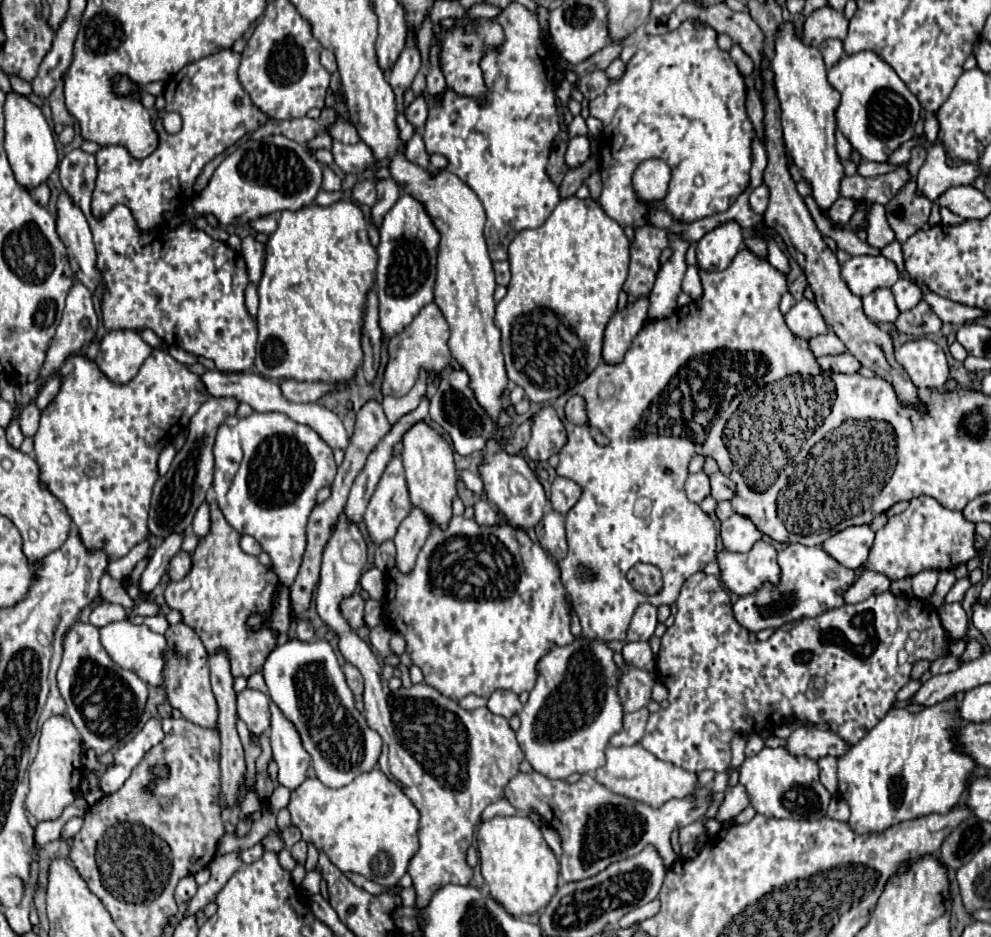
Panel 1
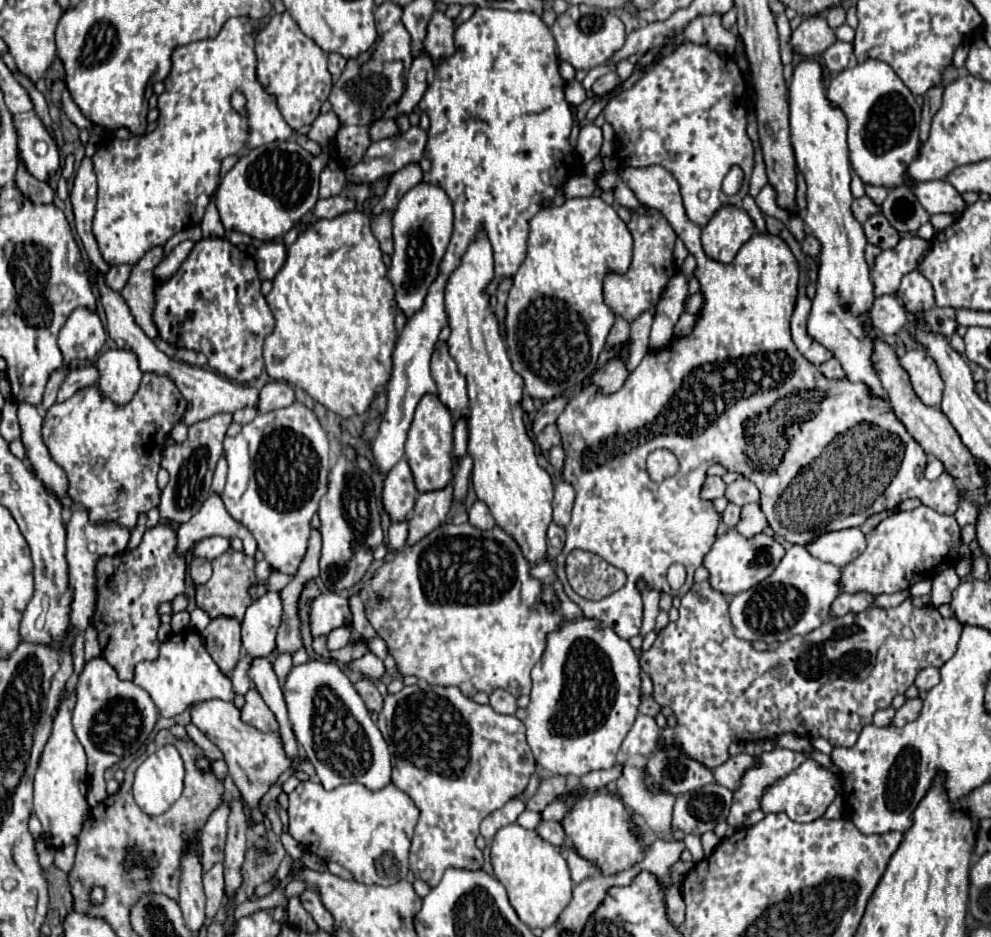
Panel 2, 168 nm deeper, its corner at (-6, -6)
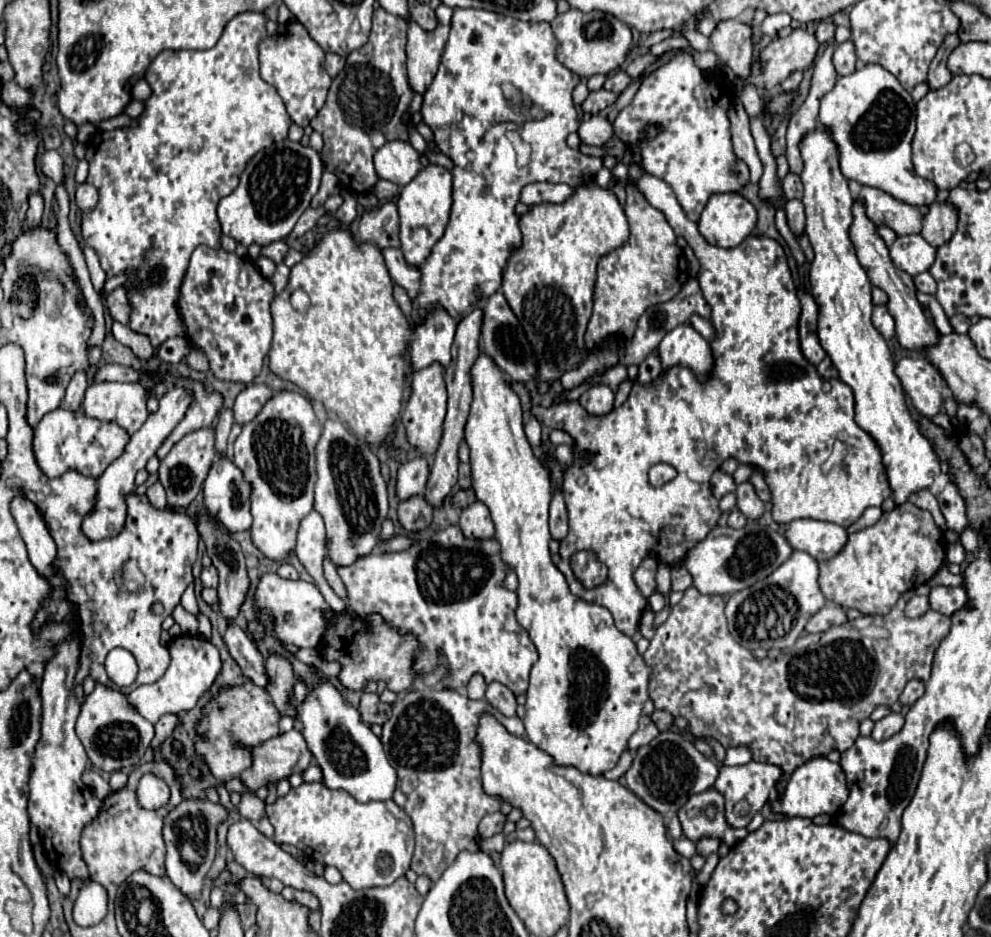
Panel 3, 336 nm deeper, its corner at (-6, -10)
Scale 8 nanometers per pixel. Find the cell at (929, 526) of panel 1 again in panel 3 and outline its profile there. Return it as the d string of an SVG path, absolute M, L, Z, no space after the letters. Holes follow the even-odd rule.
M906 502L902 506L896 506L892 512L884 512L874 526L850 534L846 546L834 558L818 562L820 568L818 586L826 596L826 600L836 602L838 606L856 608L864 616L874 616L874 614L884 616L894 608L900 594L904 594L906 590L914 590L926 580L930 580L942 566L944 556L946 556L946 540L944 534L934 524L932 514L928 510L918 508L912 502Z

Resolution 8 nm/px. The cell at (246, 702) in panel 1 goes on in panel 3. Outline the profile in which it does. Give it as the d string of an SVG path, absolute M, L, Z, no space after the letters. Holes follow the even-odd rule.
M250 680L240 686L224 686L202 708L202 718L196 722L196 754L206 762L214 778L224 784L230 778L238 778L252 766L252 746L260 746L262 742L278 736L278 720L280 714L264 688Z

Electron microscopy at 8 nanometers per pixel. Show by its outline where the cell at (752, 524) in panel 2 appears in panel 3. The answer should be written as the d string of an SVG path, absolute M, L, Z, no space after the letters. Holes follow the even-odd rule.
M750 482L738 484L736 498L738 498L738 510L742 514L746 514L748 520L756 520L764 514L764 502L758 498L758 494Z

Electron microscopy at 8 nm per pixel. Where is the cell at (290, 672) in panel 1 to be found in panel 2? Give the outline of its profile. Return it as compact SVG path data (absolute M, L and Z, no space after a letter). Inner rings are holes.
M308 660L292 666L282 684L282 692L296 740L306 750L326 790L352 782L360 782L370 790L380 790L390 784L392 764L388 744L372 722L370 710L364 706L360 694L336 662Z

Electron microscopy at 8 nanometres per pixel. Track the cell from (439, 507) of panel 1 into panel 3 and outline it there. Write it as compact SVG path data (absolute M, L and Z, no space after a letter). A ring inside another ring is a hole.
M434 362L422 370L414 370L412 374L412 392L406 400L402 412L402 424L406 426L406 434L412 446L416 446L424 456L432 456L438 448L438 438L442 438L442 422L446 416L446 384L444 384L444 368Z

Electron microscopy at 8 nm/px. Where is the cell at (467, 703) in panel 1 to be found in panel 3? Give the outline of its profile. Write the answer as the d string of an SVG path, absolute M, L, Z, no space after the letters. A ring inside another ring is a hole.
M474 674L474 676L470 678L470 682L466 684L466 690L468 690L468 696L470 696L472 700L482 700L482 698L484 698L484 692L486 692L486 682L484 682L484 678L482 678L480 674Z

